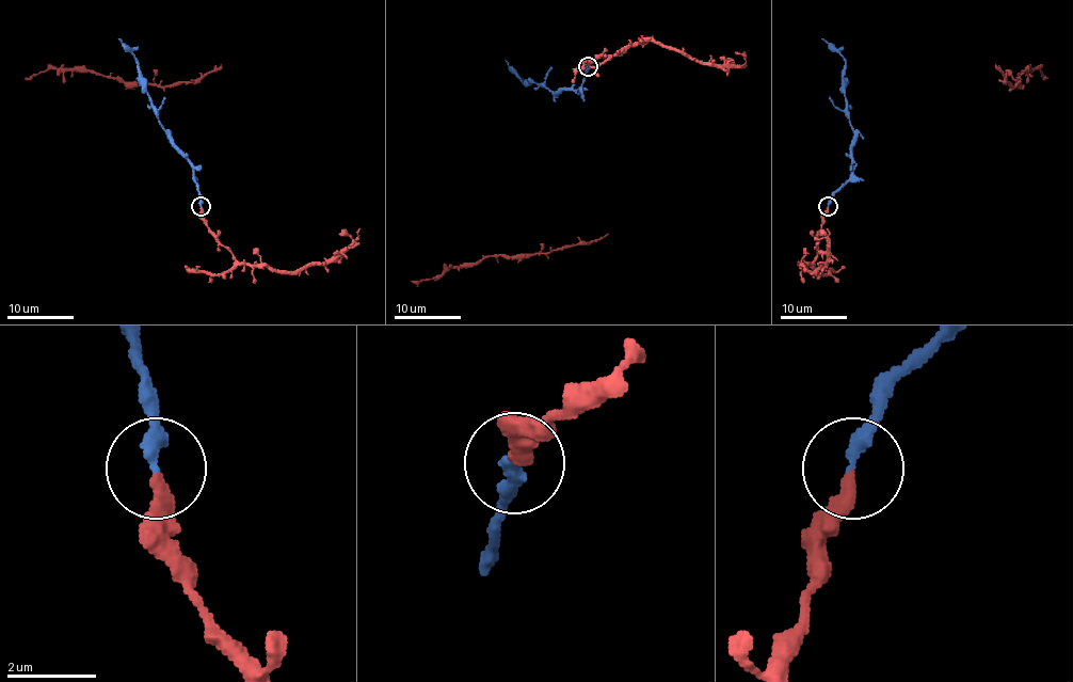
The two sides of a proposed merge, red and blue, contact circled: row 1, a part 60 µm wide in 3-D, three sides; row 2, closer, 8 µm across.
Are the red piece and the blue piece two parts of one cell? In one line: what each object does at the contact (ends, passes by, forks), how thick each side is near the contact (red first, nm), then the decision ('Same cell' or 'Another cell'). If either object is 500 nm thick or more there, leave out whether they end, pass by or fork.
At the ring red ends. At the ring blue ends. Thickness 320 nm (red) against 320 nm. Same cell

